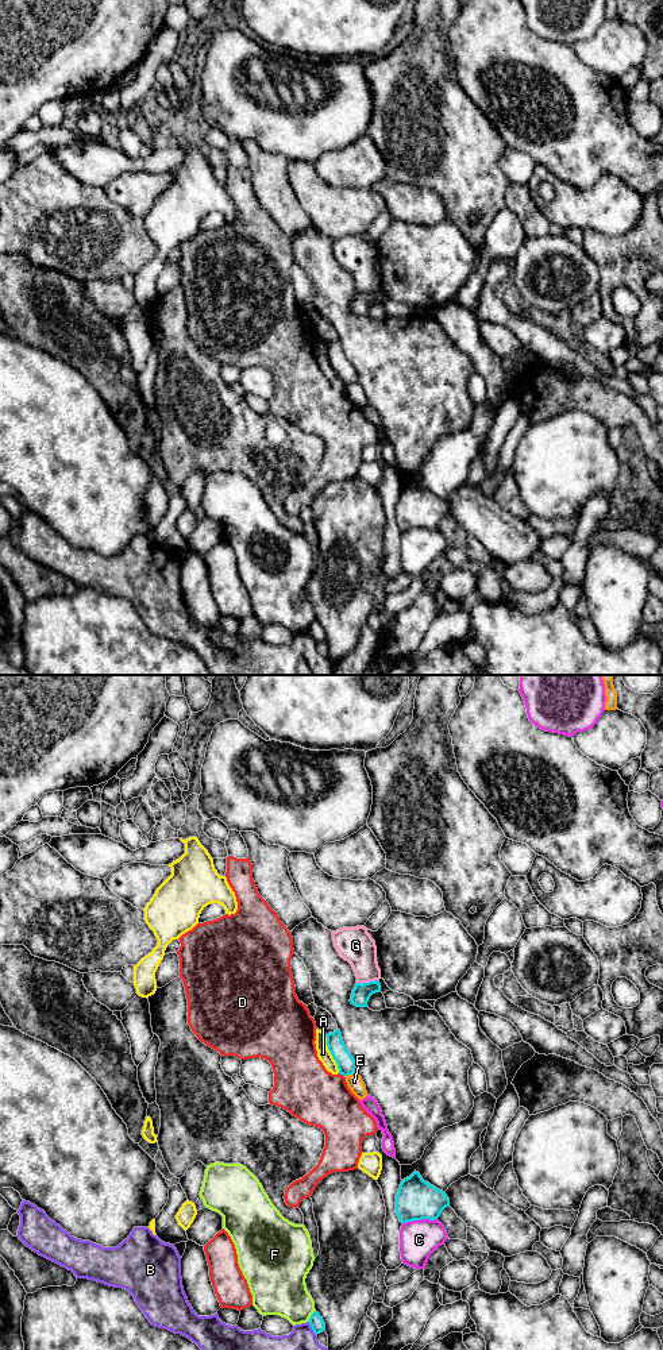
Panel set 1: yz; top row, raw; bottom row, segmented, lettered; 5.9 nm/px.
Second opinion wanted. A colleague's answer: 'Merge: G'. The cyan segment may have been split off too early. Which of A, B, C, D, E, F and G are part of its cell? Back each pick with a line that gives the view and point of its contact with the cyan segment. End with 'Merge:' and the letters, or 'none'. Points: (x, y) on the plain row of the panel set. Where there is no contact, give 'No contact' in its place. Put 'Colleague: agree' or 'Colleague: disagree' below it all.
Merge: none
Colleague: disagree

